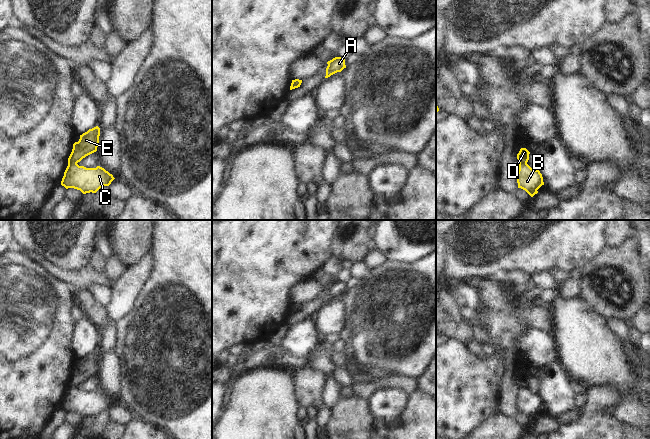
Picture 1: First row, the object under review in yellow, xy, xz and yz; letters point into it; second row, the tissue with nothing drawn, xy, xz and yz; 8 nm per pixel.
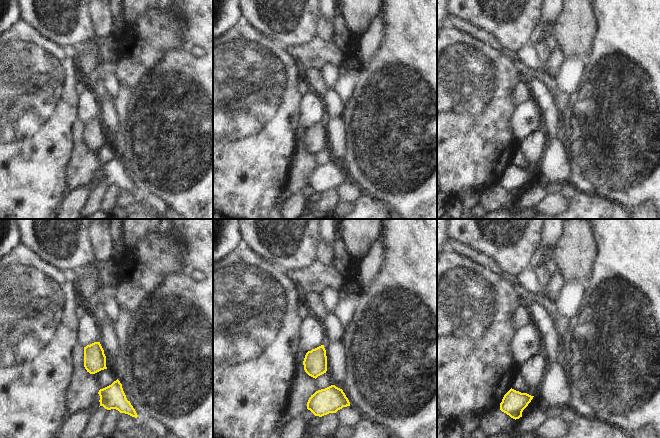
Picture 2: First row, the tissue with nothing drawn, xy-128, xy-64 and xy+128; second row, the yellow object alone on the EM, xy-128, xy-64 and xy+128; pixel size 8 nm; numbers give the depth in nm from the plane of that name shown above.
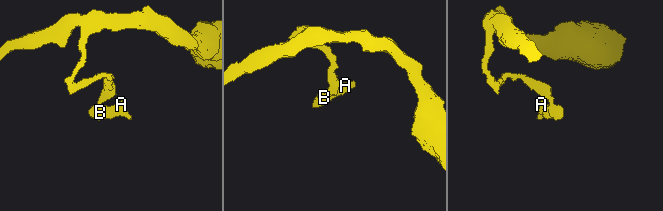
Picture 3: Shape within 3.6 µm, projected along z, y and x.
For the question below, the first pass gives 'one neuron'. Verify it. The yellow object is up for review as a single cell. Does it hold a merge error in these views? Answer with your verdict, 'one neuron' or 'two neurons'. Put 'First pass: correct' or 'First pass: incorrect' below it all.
two neurons
First pass: incorrect

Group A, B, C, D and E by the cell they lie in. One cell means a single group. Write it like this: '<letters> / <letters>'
A B C / D E

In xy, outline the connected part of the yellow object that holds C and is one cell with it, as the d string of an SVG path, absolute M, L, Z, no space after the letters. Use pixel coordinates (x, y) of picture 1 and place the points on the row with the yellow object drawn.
M68 164L61 185L66 189L74 188L83 194L96 193L103 186L109 186L115 178L104 168L86 168L78 164Z

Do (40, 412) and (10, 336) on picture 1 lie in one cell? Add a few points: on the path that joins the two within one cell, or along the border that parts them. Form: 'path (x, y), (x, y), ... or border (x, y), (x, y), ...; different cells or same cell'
path (24, 393), (24, 375), (21, 364), (15, 355); same cell

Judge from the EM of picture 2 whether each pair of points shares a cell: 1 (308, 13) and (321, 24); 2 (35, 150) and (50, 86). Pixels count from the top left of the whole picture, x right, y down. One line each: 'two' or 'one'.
1: two
2: one

